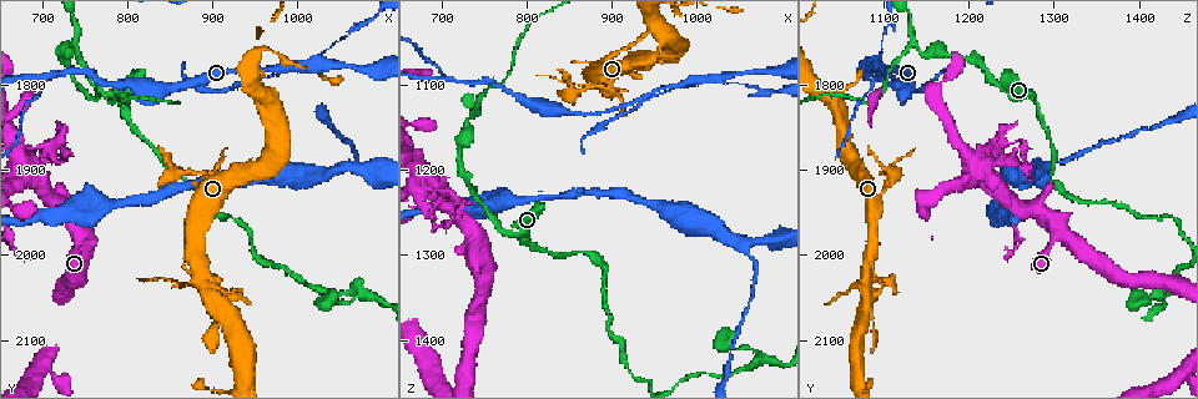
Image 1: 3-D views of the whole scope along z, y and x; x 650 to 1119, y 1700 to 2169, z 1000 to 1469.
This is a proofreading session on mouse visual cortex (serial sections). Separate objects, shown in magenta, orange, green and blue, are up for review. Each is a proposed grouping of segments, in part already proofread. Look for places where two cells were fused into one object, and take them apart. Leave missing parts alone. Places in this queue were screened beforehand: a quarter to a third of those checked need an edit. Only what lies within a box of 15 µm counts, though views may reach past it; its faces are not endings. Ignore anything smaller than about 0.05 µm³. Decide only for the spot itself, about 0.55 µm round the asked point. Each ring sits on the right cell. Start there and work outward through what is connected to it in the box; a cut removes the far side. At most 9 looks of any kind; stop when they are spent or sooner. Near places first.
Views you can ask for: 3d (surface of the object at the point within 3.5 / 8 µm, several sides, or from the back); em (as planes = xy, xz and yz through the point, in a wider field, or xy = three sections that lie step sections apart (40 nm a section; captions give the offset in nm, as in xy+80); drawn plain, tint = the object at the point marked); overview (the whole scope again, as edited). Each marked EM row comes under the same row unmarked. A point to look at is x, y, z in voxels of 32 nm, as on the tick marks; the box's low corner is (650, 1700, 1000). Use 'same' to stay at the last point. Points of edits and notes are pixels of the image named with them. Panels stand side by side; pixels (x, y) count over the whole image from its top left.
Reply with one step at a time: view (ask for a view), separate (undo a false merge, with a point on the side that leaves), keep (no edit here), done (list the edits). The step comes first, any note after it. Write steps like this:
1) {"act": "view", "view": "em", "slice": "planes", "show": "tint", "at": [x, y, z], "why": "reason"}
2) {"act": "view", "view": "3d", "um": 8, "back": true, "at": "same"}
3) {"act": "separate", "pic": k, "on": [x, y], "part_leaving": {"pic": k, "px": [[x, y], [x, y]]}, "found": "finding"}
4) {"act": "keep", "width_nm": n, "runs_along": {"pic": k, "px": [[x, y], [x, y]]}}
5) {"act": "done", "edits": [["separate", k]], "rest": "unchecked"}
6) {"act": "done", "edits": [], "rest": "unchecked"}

{"act": "view", "view": "3d", "um": 3.5, "at": [970, 1780, 1100], "why": "a fork"}

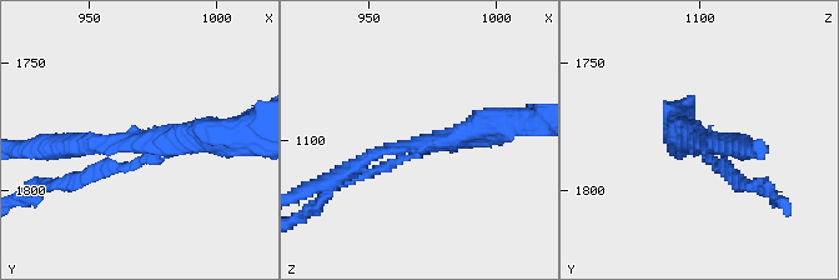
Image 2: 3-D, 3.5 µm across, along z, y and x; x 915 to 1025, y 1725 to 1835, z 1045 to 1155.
{"act": "keep", "runs_along": {"pic": 2, "px": [[340, 176], [381, 150], [492, 121]]}, "found": "continuous, no second cell"}

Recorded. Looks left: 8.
{"act": "view", "view": "3d", "um": 3.5, "at": [890, 2025, 1080], "why": "abrupt turn"}

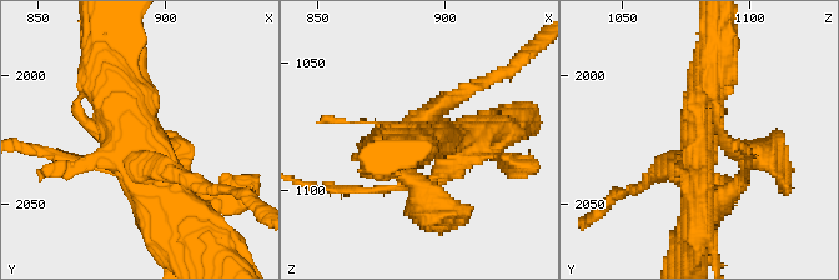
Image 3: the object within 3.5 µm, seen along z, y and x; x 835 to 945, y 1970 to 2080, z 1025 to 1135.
{"act": "view", "view": "em", "slice": "xy", "step": 1, "show": "tint", "at": [889, 2021, 1081], "why": "shape alone is not enough"}

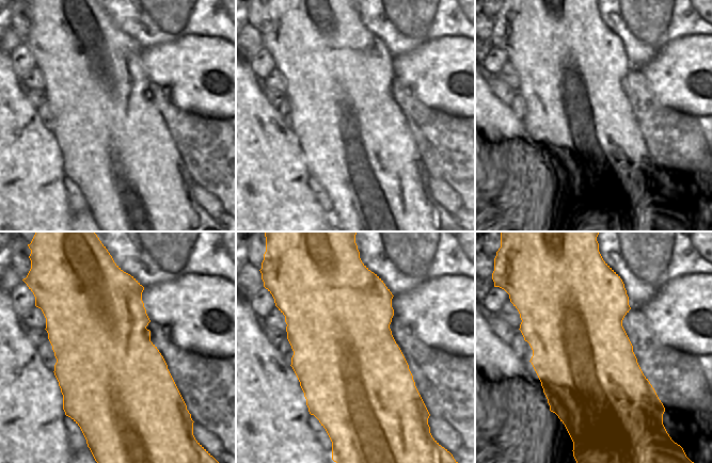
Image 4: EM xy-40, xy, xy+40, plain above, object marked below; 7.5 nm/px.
{"act": "keep", "runs_along": {"pic": 3, "px": [[103, 58], [172, 204]]}, "found": "continuous, no second cell"}

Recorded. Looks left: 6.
{"act": "view", "view": "3d", "um": 8, "at": [700, 1795, 1090], "why": "two arms in line, one across"}

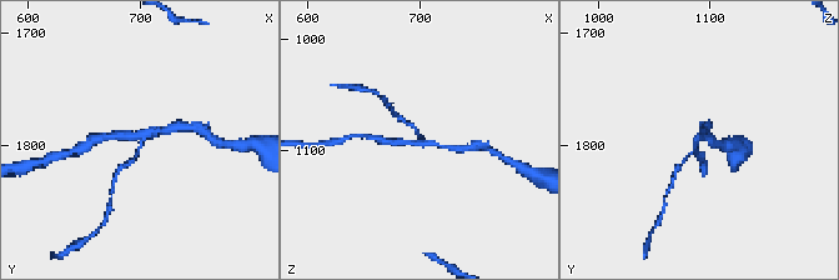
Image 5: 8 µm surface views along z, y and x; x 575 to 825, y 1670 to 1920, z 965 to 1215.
{"act": "view", "view": "em", "slice": "planes", "show": "tint", "at": [704, 1792, 1090], "arms": 3, "arm_widths_nm": [100, 200, 250], "why": "now the EM"}

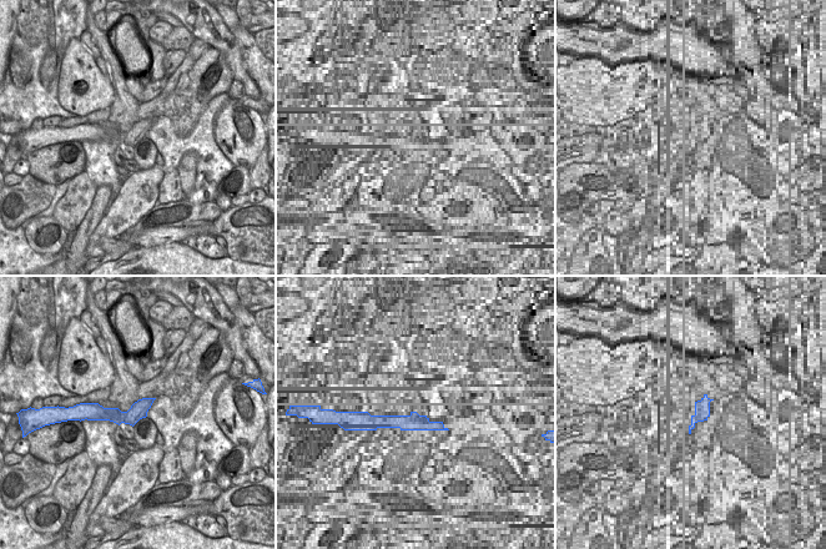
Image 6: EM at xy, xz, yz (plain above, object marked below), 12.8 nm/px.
{"act": "keep", "runs_along": {"pic": 6, "px": [[149, 401], [132, 416], [96, 412]]}, "found": "all the same cell"}

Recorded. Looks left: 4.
{"act": "view", "view": "3d", "um": 3.5, "at": [735, 1755, 1135], "why": "sharp bend"}

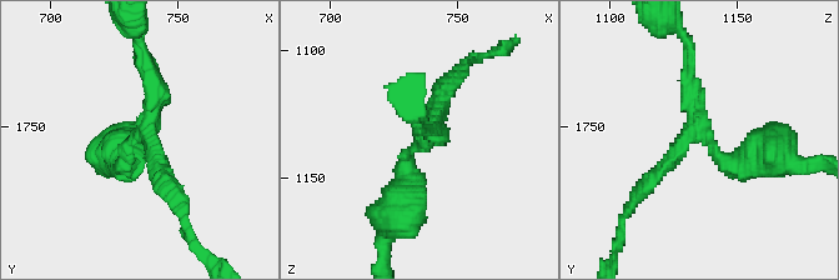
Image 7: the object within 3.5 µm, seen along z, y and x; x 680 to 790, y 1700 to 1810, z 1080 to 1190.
{"act": "view", "view": "em", "slice": "xy", "step": 2, "show": "tint", "at": [738, 1752, 1135], "arms": 3, "arm_widths_nm": [200, 250, 350]}

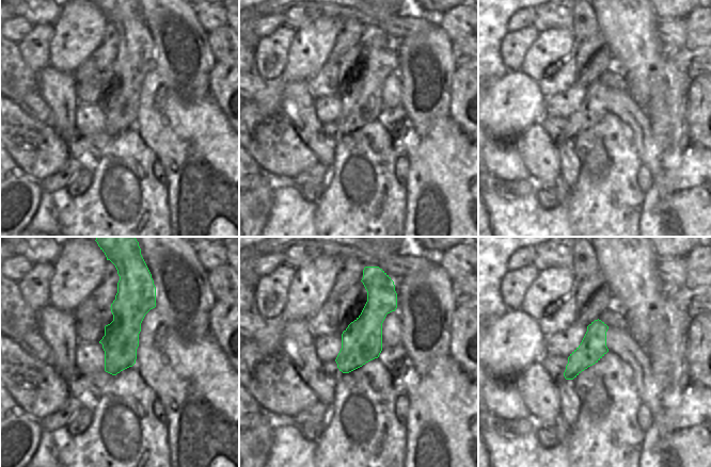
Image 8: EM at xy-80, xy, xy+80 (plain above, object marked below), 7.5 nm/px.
{"act": "separate", "pic": 7, "on": [164, 163], "part_leaving": {"pic": 7, "px": [[146, 131], [189, 228]]}, "found": "a second cell is stuck on"}

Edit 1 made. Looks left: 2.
{"act": "done", "edits": [["separate", 7]], "rest": "unchecked"}

